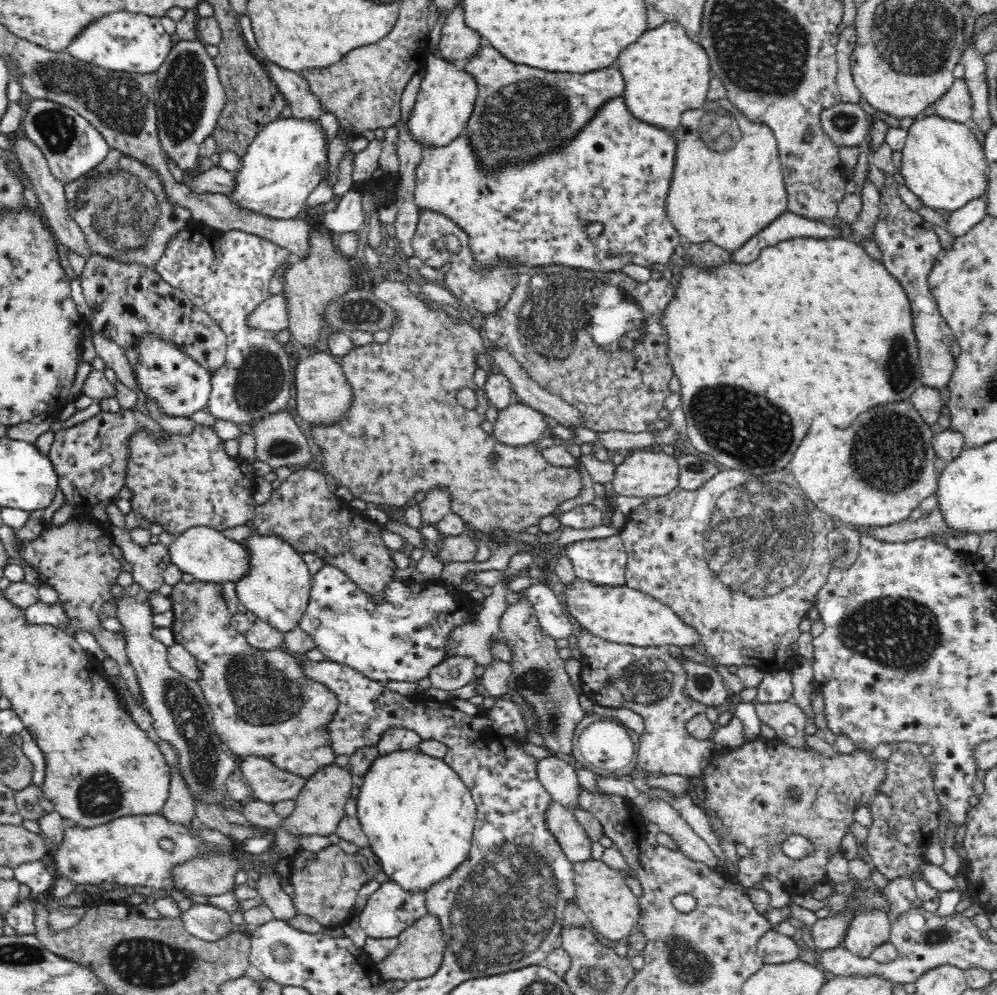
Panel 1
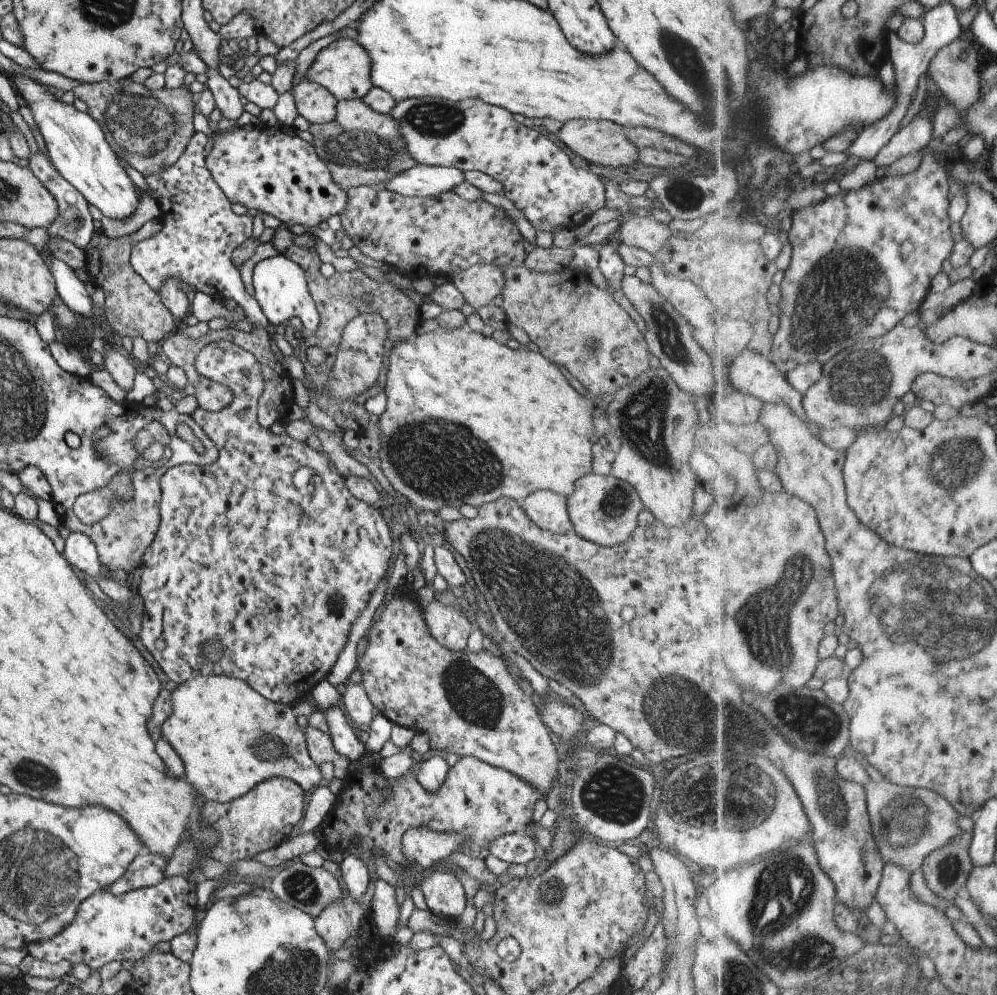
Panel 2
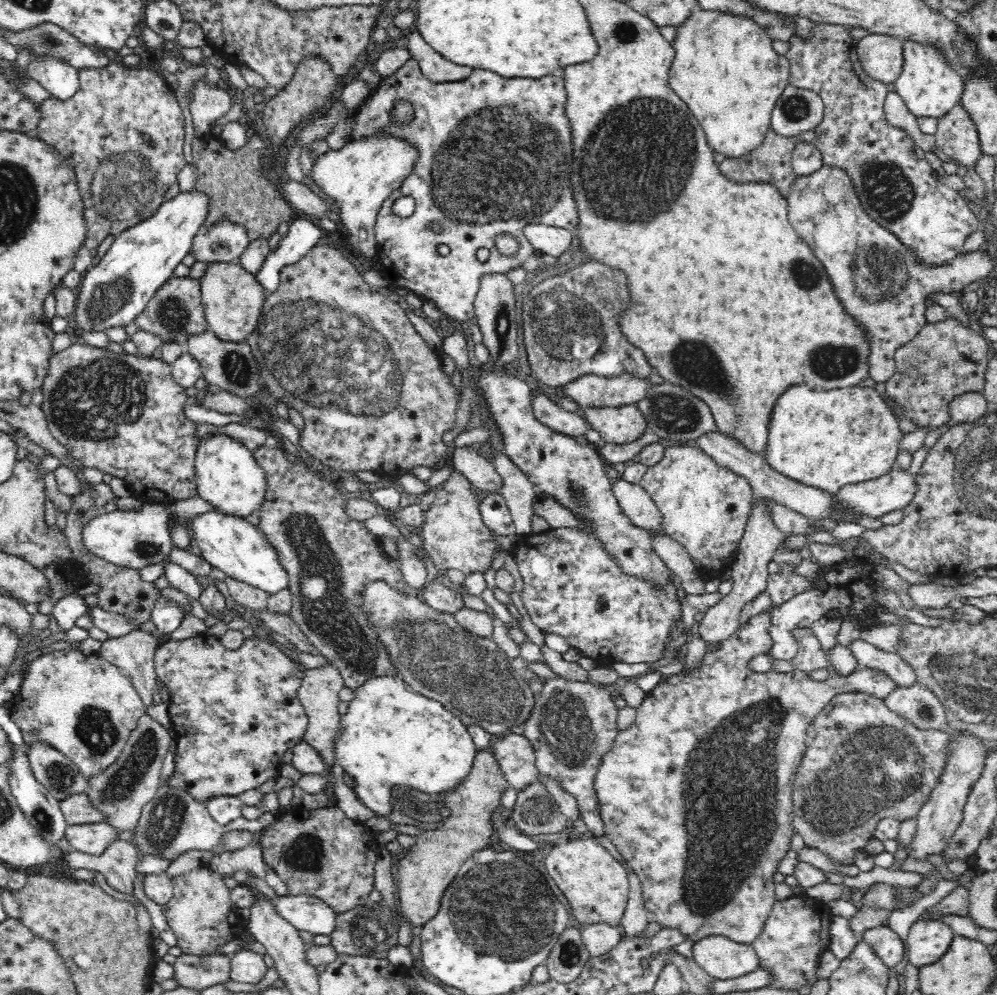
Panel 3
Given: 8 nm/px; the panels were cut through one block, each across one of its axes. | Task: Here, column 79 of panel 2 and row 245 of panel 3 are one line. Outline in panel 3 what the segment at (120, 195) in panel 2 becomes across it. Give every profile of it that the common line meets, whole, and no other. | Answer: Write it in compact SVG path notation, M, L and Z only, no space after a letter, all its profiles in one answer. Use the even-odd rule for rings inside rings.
M198 189L180 191L177 196L162 203L154 216L124 230L122 235L116 237L108 253L102 256L100 264L83 276L74 312L76 323L78 323L76 327L82 328L82 330L103 331L110 326L124 327L136 320L146 309L154 294L170 278L175 277L175 271L179 265L183 264L184 258L193 252L194 241L199 236L198 232L207 226L204 222L208 220L208 214L210 214L210 197L208 195Z

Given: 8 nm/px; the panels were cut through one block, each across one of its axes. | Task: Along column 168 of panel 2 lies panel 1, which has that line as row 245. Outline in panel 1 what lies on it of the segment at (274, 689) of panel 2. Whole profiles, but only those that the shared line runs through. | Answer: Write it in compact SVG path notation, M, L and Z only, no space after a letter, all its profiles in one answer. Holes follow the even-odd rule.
M614 98L606 104L602 104L600 110L594 112L594 116L578 130L570 140L566 140L564 144L556 146L553 150L546 150L538 156L532 156L530 160L522 160L522 162L504 162L496 168L485 168L481 164L481 158L477 156L475 148L471 143L467 133L462 133L456 140L446 144L446 146L422 146L422 160L416 166L416 184L414 184L414 203L418 207L419 214L426 211L438 213L446 219L450 219L466 232L469 237L469 248L471 249L473 258L477 263L479 274L492 274L500 268L517 268L517 270L536 270L536 268L548 268L549 266L562 266L575 271L595 272L599 275L609 275L614 272L623 272L625 266L606 266L604 260L608 258L621 258L625 263L632 264L656 264L663 265L671 262L676 248L682 244L683 238L680 233L672 226L670 219L666 216L667 194L673 177L675 158L676 158L677 140L674 131L666 130L652 124L648 124L632 116L624 98ZM592 222L600 222L604 226L600 238L590 238L586 234L586 226Z

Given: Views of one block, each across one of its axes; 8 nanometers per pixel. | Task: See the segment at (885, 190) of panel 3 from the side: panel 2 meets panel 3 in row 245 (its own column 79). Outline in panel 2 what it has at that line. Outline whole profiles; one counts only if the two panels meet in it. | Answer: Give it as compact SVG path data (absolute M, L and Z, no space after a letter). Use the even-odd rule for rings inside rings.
M174 875L164 877L156 886L132 889L118 896L111 895L105 888L97 890L77 906L70 924L47 941L36 941L27 945L27 953L51 964L61 960L68 960L72 966L83 963L91 971L99 971L101 966L113 960L119 963L130 960L135 963L144 958L158 942L171 941L175 936L195 927L202 909L199 910L196 905L194 889L195 884L190 883L186 876Z

